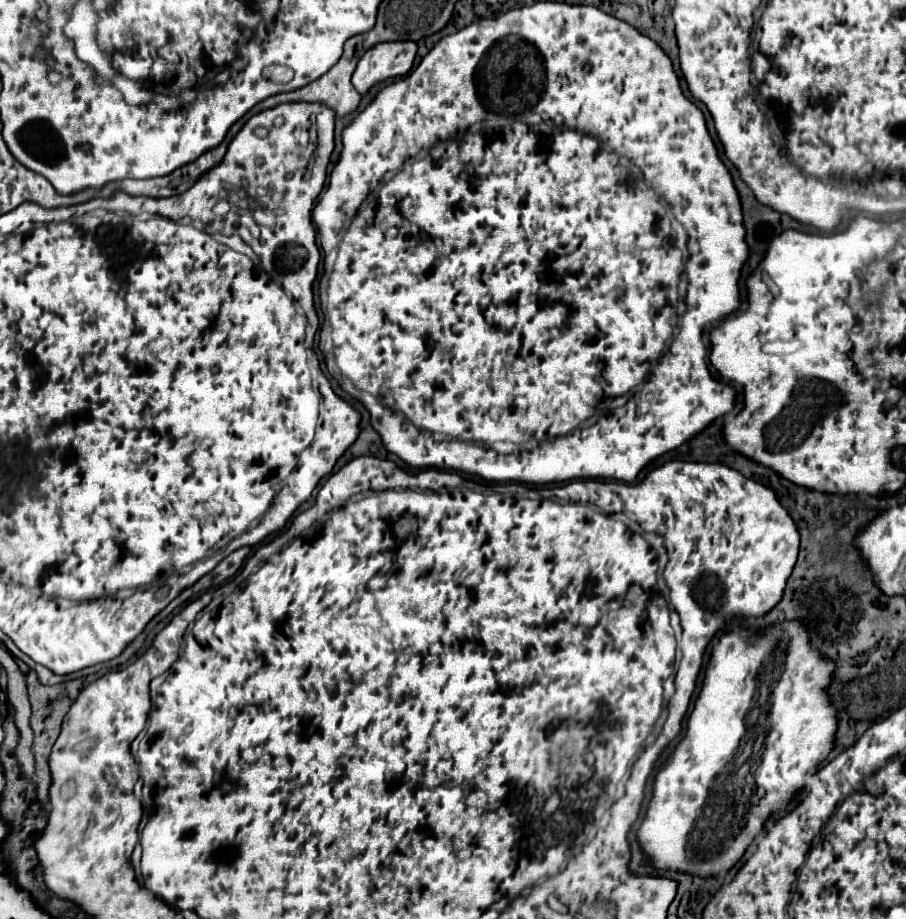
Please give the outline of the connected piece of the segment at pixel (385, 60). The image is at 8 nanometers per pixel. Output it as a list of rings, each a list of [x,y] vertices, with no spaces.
[[[385,41],[371,47],[353,73],[353,85],[359,93],[367,93],[379,81],[403,77],[413,67],[417,53],[415,41]]]

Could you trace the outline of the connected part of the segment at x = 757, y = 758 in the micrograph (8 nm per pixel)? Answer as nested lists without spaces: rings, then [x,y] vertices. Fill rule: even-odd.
[[[793,621],[785,625],[777,625],[767,629],[761,635],[751,635],[745,629],[735,629],[727,635],[723,635],[717,645],[713,647],[711,653],[711,663],[705,673],[703,689],[695,701],[695,709],[687,721],[687,735],[681,739],[669,761],[657,771],[655,775],[655,785],[653,785],[653,799],[649,803],[645,821],[641,823],[639,829],[639,843],[647,855],[651,855],[651,861],[657,867],[667,867],[667,869],[681,869],[681,871],[691,871],[693,875],[699,877],[709,877],[717,875],[721,871],[731,869],[741,855],[745,853],[747,845],[753,841],[753,837],[761,831],[763,821],[769,817],[773,807],[781,807],[785,801],[789,801],[797,789],[803,787],[803,777],[805,773],[821,763],[829,751],[833,749],[833,735],[837,731],[837,717],[833,717],[833,709],[829,709],[829,697],[825,693],[825,687],[829,685],[829,661],[821,661],[813,649],[809,649],[809,641],[805,641],[805,629],[801,625],[793,625]]]

